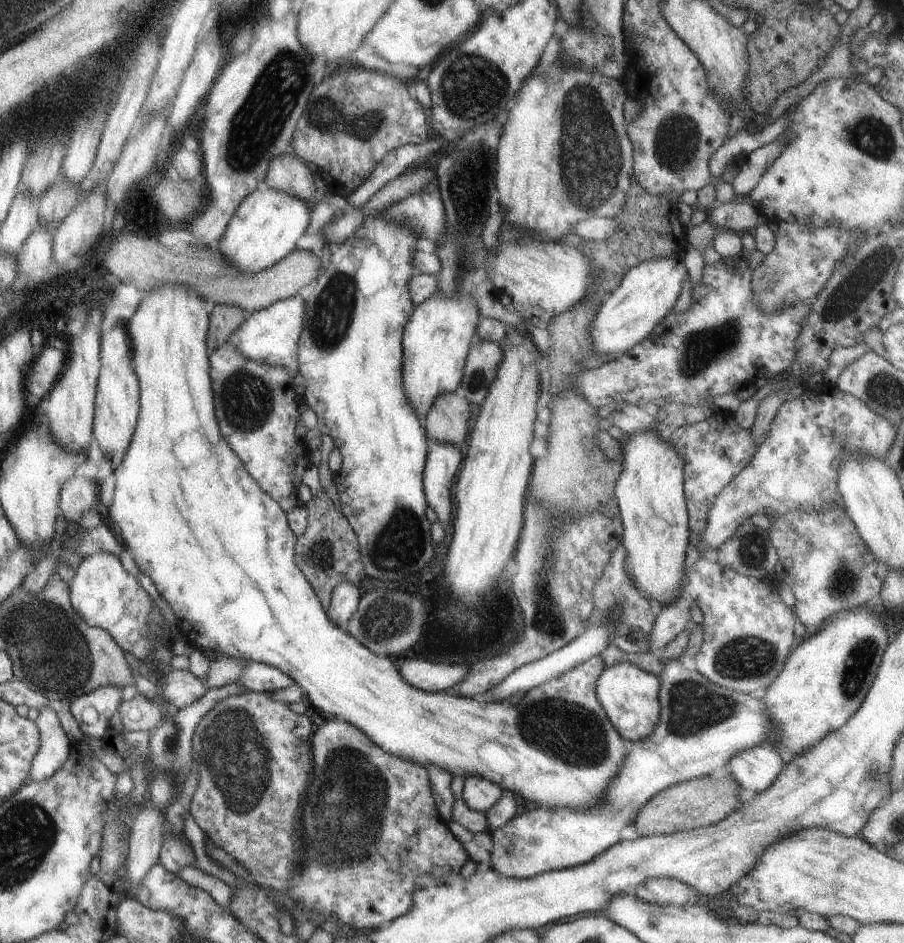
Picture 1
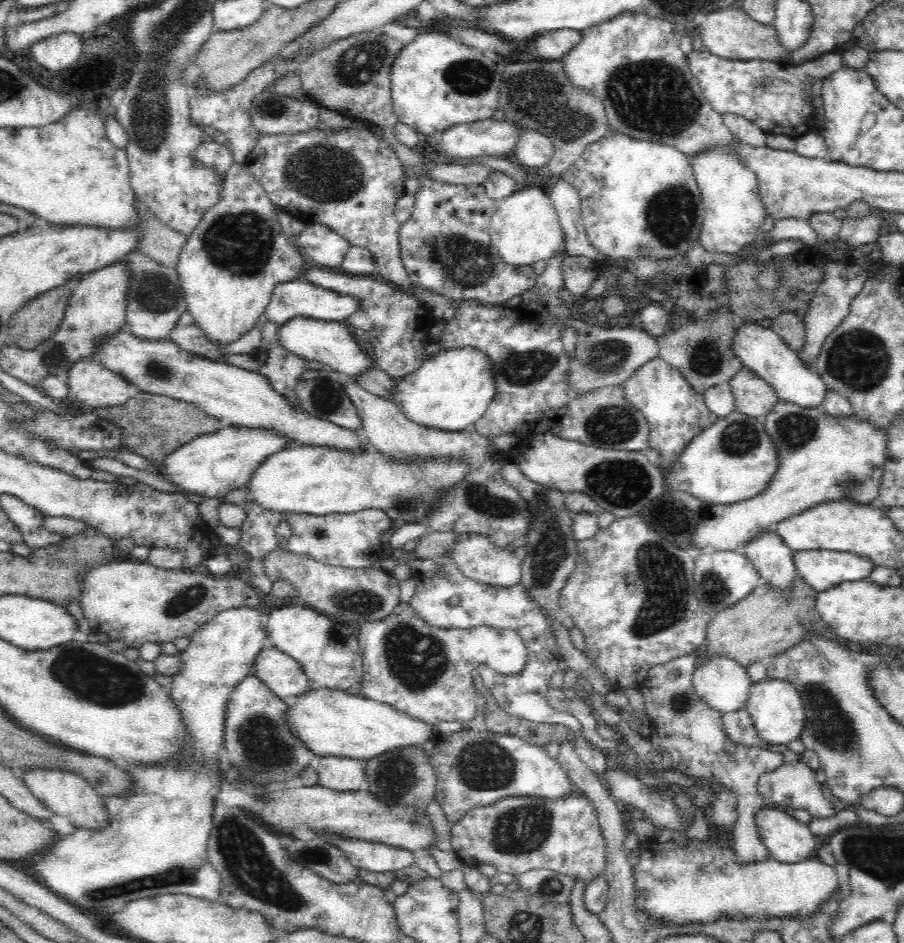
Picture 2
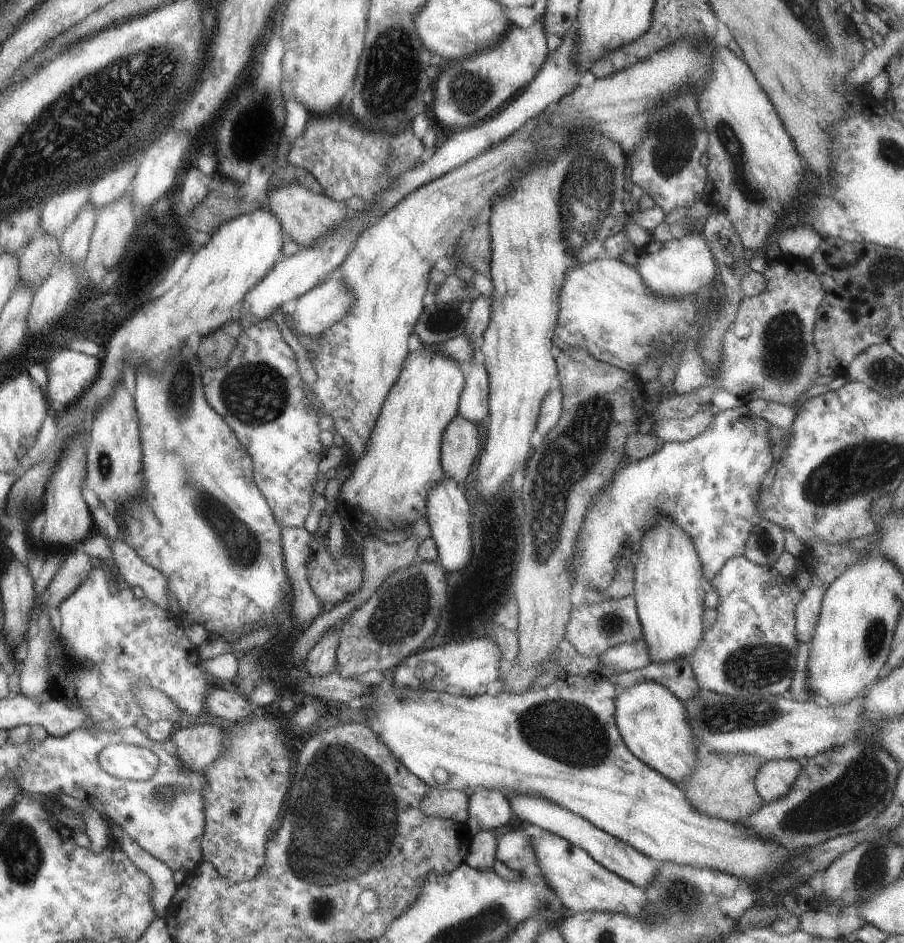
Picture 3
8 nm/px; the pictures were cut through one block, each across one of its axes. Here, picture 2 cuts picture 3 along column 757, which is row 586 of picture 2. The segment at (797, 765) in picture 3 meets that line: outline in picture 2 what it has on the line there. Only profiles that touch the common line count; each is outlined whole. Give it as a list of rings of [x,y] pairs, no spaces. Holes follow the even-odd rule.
[[[764,531],[756,535],[743,550],[762,582],[774,585],[780,593],[787,593],[791,589],[797,575],[794,554],[777,533]]]

